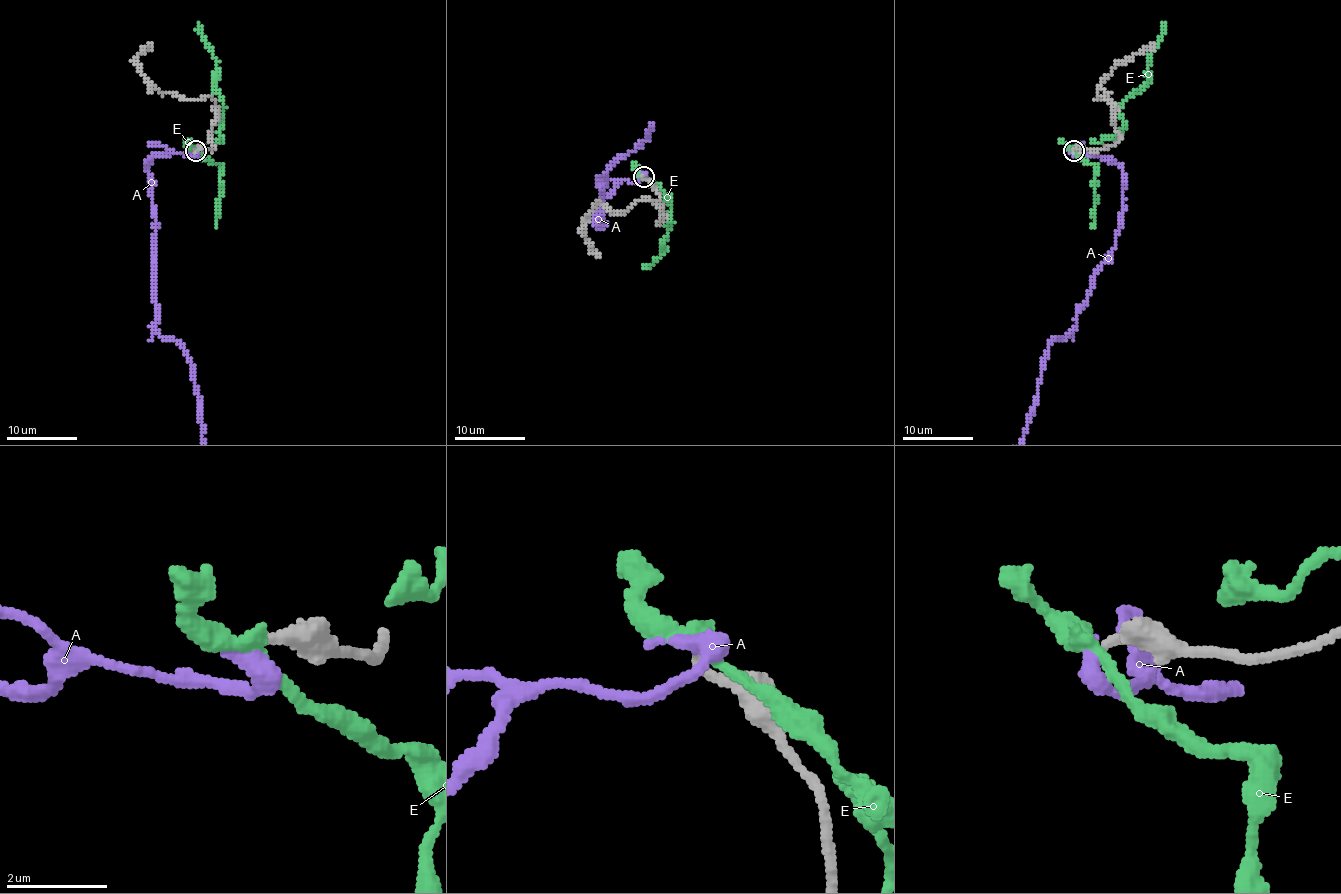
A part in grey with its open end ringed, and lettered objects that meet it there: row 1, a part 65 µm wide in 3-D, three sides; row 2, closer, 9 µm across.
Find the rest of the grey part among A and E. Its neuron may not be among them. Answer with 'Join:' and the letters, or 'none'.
Join: A

